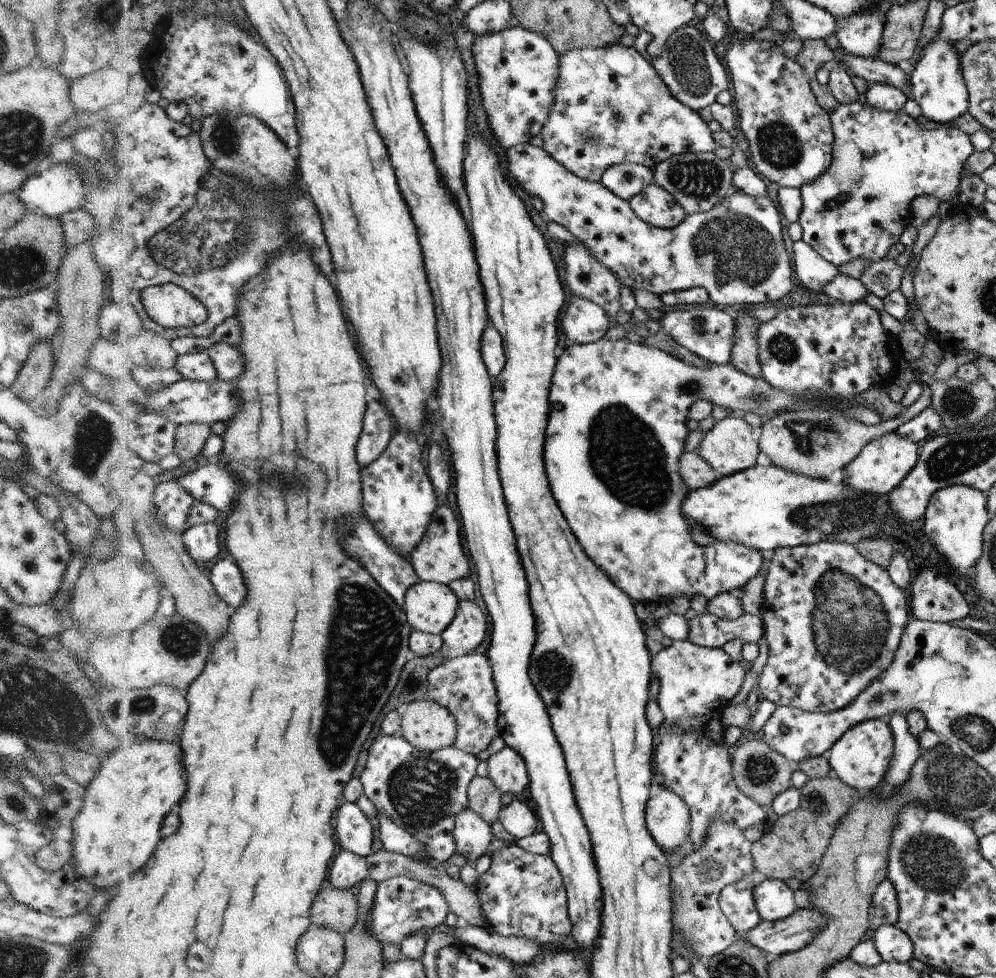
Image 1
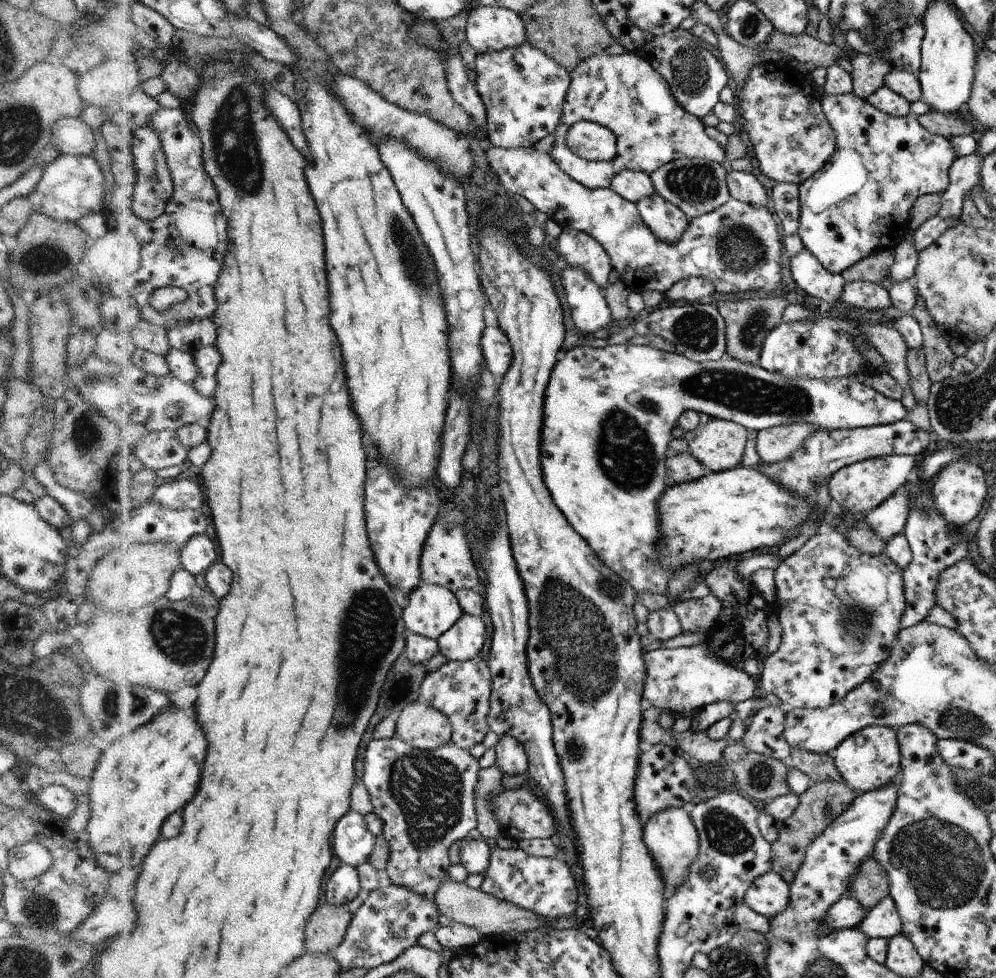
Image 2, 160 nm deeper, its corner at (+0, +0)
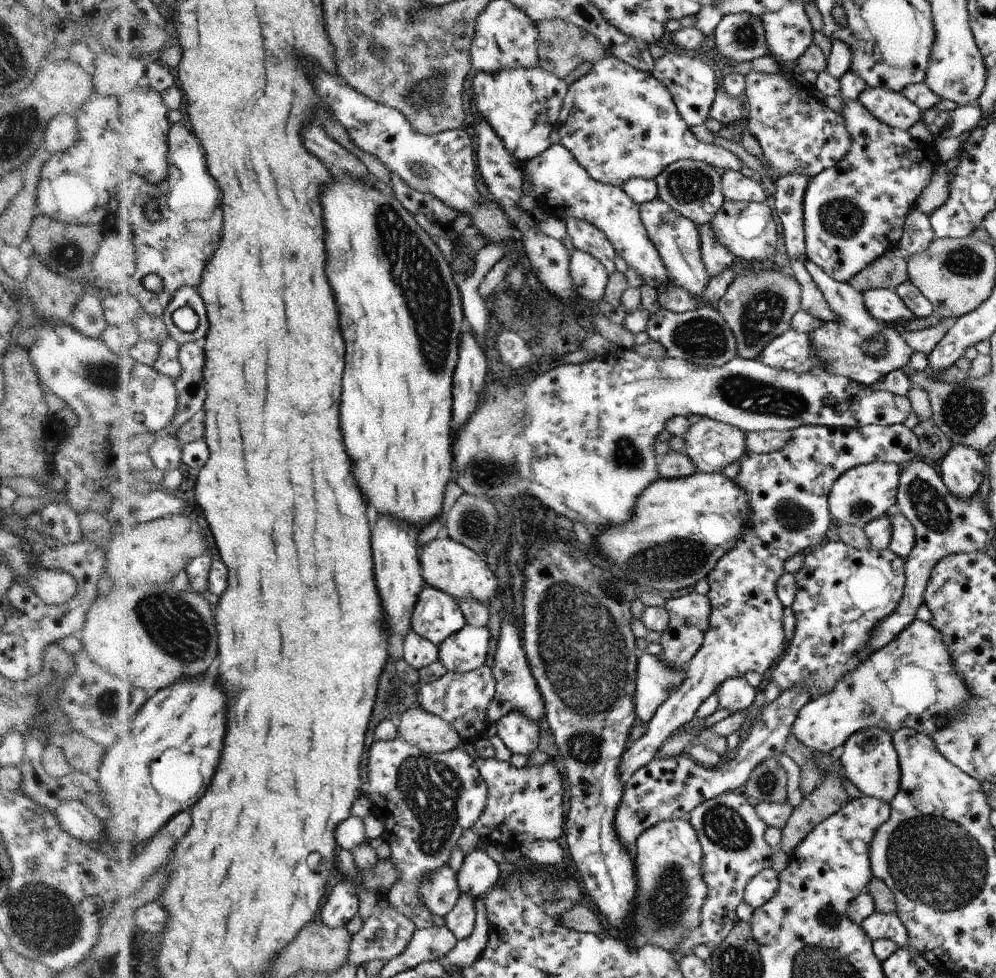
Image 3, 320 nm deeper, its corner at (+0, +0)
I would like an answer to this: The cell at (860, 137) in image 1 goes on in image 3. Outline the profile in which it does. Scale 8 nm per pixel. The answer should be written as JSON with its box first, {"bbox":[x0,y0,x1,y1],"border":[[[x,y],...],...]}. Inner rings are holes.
{"bbox":[803,100,939,283],"border":[[[860,100],[844,102],[846,107],[838,114],[847,120],[847,129],[853,138],[851,150],[838,165],[811,177],[803,200],[803,223],[807,258],[822,267],[833,279],[848,283],[886,250],[897,248],[896,244],[903,236],[906,212],[916,204],[916,196],[920,196],[930,184],[939,160],[933,146],[912,138],[908,131],[883,123]]]}

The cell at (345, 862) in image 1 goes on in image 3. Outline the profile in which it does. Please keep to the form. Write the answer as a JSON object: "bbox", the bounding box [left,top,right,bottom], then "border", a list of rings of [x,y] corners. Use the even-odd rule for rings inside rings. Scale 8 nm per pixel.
{"bbox":[319,880,360,928],"border":[[[341,880],[326,900],[319,917],[332,928],[345,927],[360,914],[360,896],[354,882]]]}

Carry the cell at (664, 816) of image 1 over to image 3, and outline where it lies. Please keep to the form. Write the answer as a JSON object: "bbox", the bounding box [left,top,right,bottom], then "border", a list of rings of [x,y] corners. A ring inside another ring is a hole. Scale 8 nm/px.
{"bbox":[631,819,708,954],"border":[[[672,819],[647,829],[633,853],[638,874],[638,902],[631,918],[636,940],[656,945],[672,954],[685,935],[702,919],[708,887],[703,878],[703,847],[698,832],[688,819]]]}

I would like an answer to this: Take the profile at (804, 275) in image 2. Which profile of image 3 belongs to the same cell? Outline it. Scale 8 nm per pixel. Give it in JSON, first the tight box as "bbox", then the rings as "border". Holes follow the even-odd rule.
{"bbox":[804,260,916,385],"border":[[[806,260],[804,264],[826,299],[828,308],[836,315],[834,320],[823,321],[820,327],[808,334],[815,353],[823,360],[823,368],[818,368],[817,371],[826,371],[864,385],[872,385],[888,373],[909,364],[916,351],[906,343],[898,327],[886,326],[885,322],[872,316],[863,301],[863,294],[850,282],[841,283],[833,279],[822,267],[810,260]]]}

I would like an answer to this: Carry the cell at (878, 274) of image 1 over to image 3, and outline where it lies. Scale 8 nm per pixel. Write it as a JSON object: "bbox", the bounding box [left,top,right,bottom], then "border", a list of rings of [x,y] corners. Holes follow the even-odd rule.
{"bbox":[900,207,935,259],"border":[[[918,207],[907,214],[903,237],[900,238],[900,249],[906,259],[913,254],[924,252],[934,240],[935,232],[929,215]]]}

